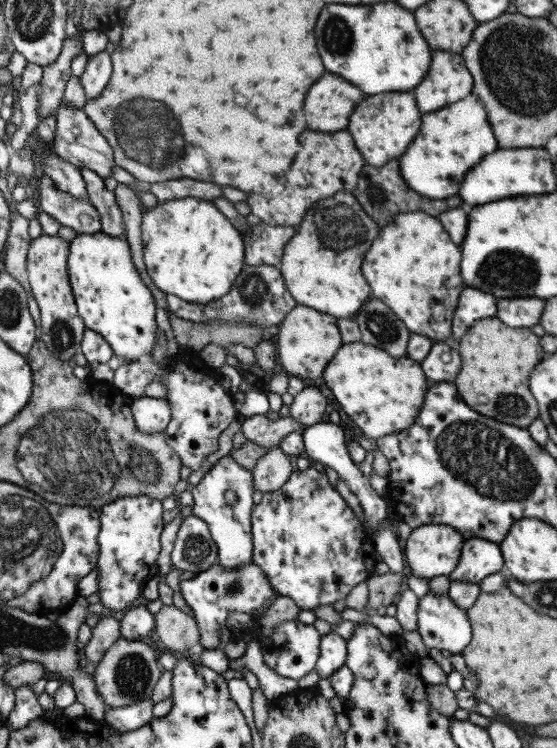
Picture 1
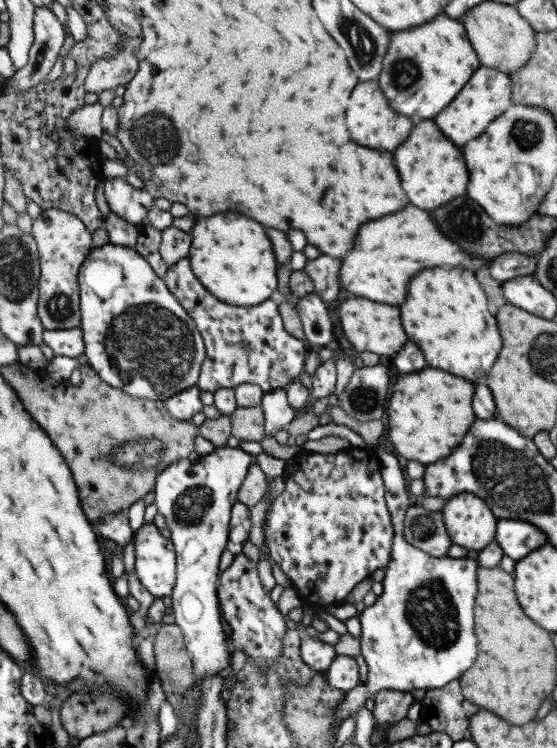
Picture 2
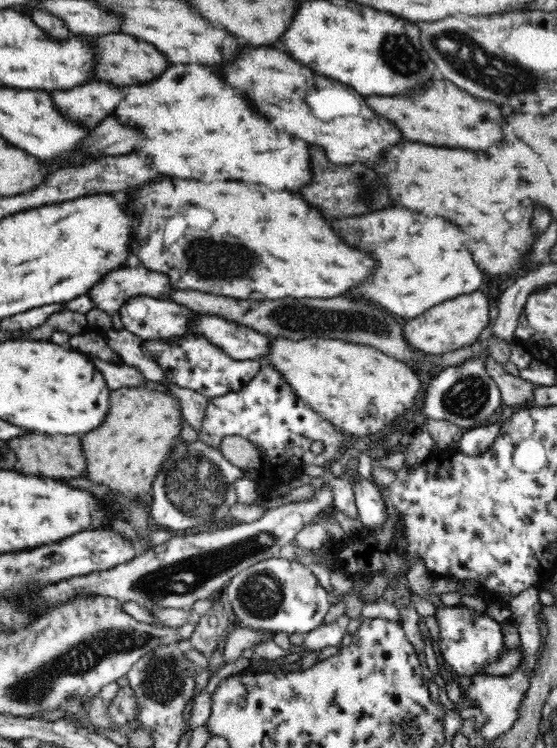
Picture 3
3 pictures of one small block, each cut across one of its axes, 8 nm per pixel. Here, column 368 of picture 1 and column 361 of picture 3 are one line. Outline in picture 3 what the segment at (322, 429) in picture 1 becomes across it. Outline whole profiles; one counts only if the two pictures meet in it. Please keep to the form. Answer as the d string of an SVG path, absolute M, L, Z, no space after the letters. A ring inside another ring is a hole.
M362 478L358 484L354 484L354 496L362 524L368 526L368 530L380 530L380 522L386 520L386 510L376 486Z

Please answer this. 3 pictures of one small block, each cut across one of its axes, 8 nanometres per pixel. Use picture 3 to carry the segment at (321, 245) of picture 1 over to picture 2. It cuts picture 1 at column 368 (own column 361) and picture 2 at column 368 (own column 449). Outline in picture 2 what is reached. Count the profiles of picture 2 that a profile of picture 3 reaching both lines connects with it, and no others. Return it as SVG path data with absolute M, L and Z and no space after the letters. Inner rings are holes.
M405 206L405 210L399 210L399 214L387 214L387 218L377 218L375 222L367 222L363 230L359 230L359 238L355 238L355 246L351 248L351 254L345 256L345 262L341 266L341 286L345 292L351 292L355 298L365 298L371 302L379 302L385 306L395 306L403 302L405 286L409 278L419 272L421 268L429 266L447 266L447 268L477 268L485 266L485 260L475 260L463 252L457 244L441 236L429 216L423 210L417 210L415 206Z

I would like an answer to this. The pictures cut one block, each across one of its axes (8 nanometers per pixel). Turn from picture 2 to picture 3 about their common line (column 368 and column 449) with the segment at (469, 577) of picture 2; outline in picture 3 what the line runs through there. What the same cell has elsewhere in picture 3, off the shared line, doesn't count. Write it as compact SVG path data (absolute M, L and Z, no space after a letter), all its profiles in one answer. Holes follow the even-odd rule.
M462 604L436 608L436 620L438 620L438 628L440 628L440 636L438 636L440 638L440 652L446 660L446 668L442 668L440 674L446 680L448 698L458 704L458 700L462 698L462 690L452 676L458 674L458 676L476 678L480 668L484 668L486 664L490 664L494 658L498 658L502 654L502 650L506 648L504 636L502 636L502 624L498 624L486 612L478 614L476 610L466 608Z

